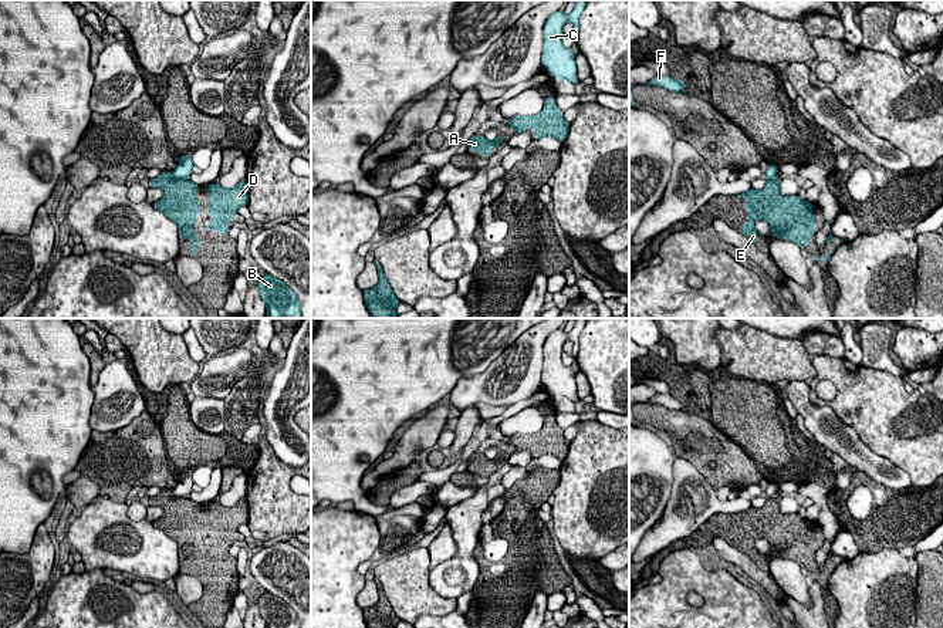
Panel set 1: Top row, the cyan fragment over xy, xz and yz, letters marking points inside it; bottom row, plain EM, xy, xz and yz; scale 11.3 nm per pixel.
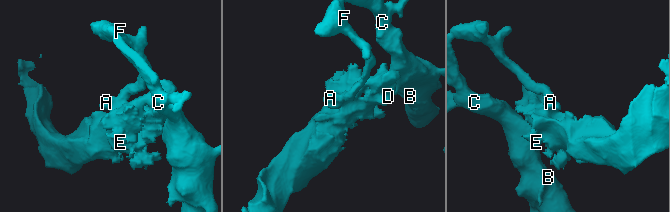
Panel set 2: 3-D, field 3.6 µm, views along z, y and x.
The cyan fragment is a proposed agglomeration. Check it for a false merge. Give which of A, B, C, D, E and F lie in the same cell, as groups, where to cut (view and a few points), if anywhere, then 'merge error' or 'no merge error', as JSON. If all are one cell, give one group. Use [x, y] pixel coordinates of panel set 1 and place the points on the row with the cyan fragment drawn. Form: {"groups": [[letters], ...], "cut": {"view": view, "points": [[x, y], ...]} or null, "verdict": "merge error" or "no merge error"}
{"groups": [["A", "D", "E"], ["B", "C", "F"]], "cut": {"view": "xy", "points": [[172, 174], [175, 178], [182, 179]]}, "verdict": "merge error"}

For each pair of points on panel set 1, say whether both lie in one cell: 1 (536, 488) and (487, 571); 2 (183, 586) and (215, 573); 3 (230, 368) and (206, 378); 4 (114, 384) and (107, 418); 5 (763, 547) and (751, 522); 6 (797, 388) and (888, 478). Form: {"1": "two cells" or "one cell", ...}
{"1": "one cell", "2": "two cells", "3": "one cell", "4": "one cell", "5": "two cells", "6": "one cell"}

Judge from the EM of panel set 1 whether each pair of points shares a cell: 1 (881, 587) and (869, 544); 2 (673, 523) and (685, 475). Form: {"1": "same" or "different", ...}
{"1": "different", "2": "same"}

